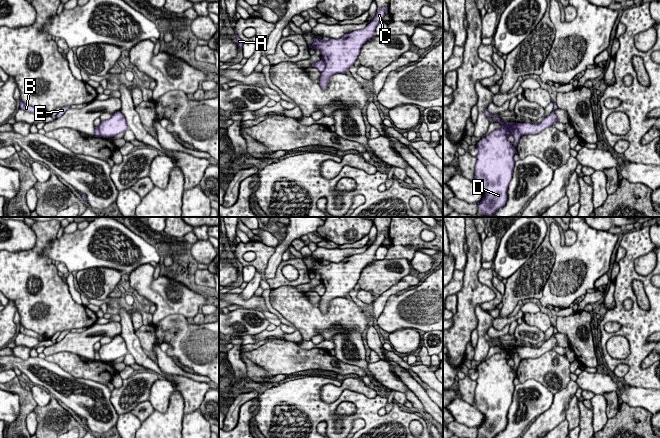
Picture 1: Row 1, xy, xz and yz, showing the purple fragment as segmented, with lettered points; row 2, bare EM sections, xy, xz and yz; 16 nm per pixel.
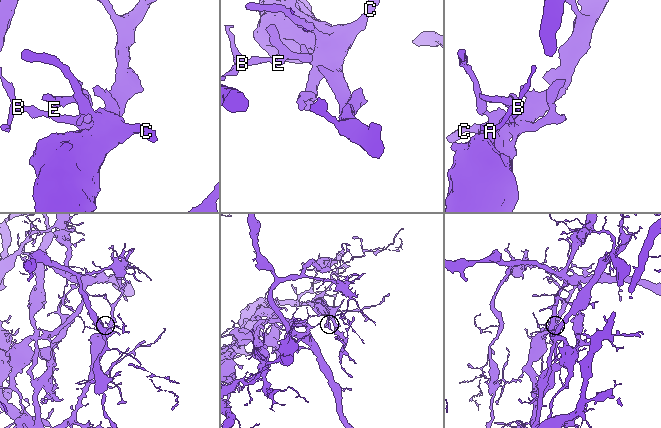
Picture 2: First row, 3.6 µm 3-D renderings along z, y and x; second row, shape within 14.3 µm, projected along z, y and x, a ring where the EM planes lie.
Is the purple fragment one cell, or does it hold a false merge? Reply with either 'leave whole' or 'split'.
split

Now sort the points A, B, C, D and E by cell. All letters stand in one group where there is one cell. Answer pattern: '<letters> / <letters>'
A B E / C D

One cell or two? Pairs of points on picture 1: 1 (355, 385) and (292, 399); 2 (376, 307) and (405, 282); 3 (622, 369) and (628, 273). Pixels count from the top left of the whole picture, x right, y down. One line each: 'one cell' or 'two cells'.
1: two cells
2: one cell
3: two cells

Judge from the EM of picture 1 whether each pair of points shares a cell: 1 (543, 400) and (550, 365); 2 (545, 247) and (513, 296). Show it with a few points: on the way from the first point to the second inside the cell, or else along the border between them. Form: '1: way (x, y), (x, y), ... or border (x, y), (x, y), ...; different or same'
1: border (523, 382), (535, 379), (553, 394); different
2: way (543, 259), (535, 272), (523, 284); same

